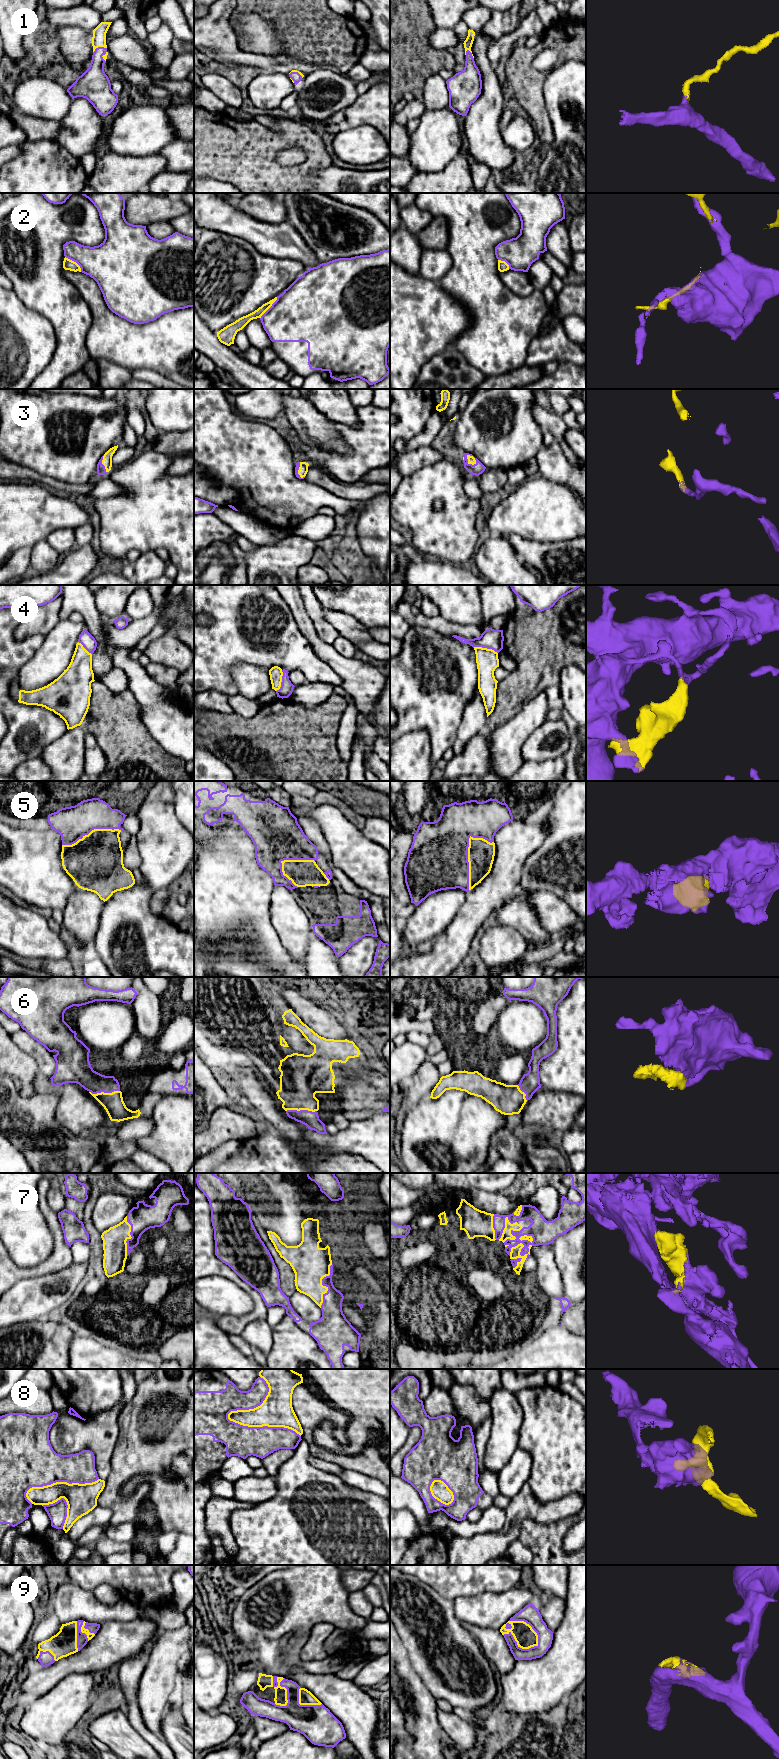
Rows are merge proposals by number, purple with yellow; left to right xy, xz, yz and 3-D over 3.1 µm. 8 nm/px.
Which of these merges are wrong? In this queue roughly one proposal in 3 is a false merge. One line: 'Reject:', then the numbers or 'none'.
Reject: 2, 4, 8

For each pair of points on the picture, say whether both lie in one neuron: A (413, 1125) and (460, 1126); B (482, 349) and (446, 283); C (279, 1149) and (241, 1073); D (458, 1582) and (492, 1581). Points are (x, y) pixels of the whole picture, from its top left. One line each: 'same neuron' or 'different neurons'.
A: same neuron
B: same neuron
C: different neurons
D: same neuron

